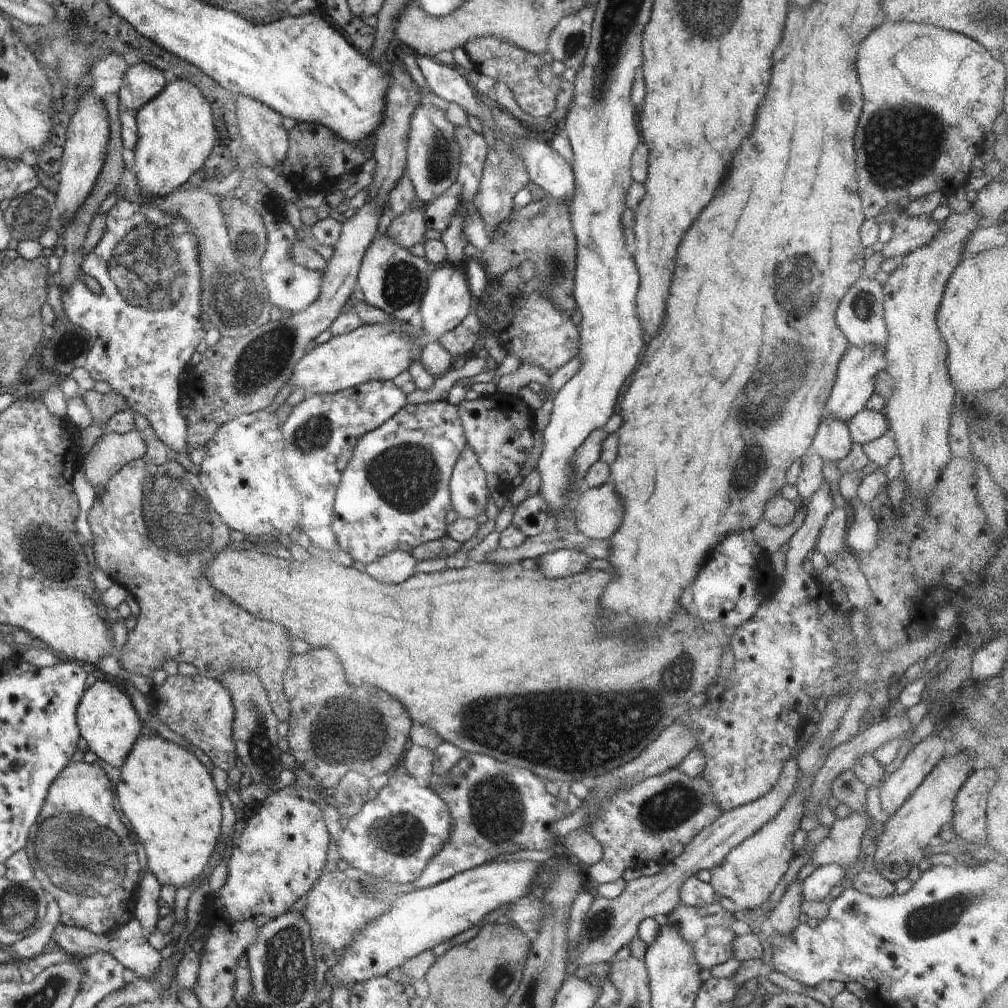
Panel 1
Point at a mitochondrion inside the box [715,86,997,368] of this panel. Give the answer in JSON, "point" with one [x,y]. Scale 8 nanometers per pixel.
{"point":[906,152]}

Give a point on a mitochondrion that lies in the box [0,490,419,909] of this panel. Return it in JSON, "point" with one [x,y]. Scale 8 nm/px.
{"point":[81,858]}

